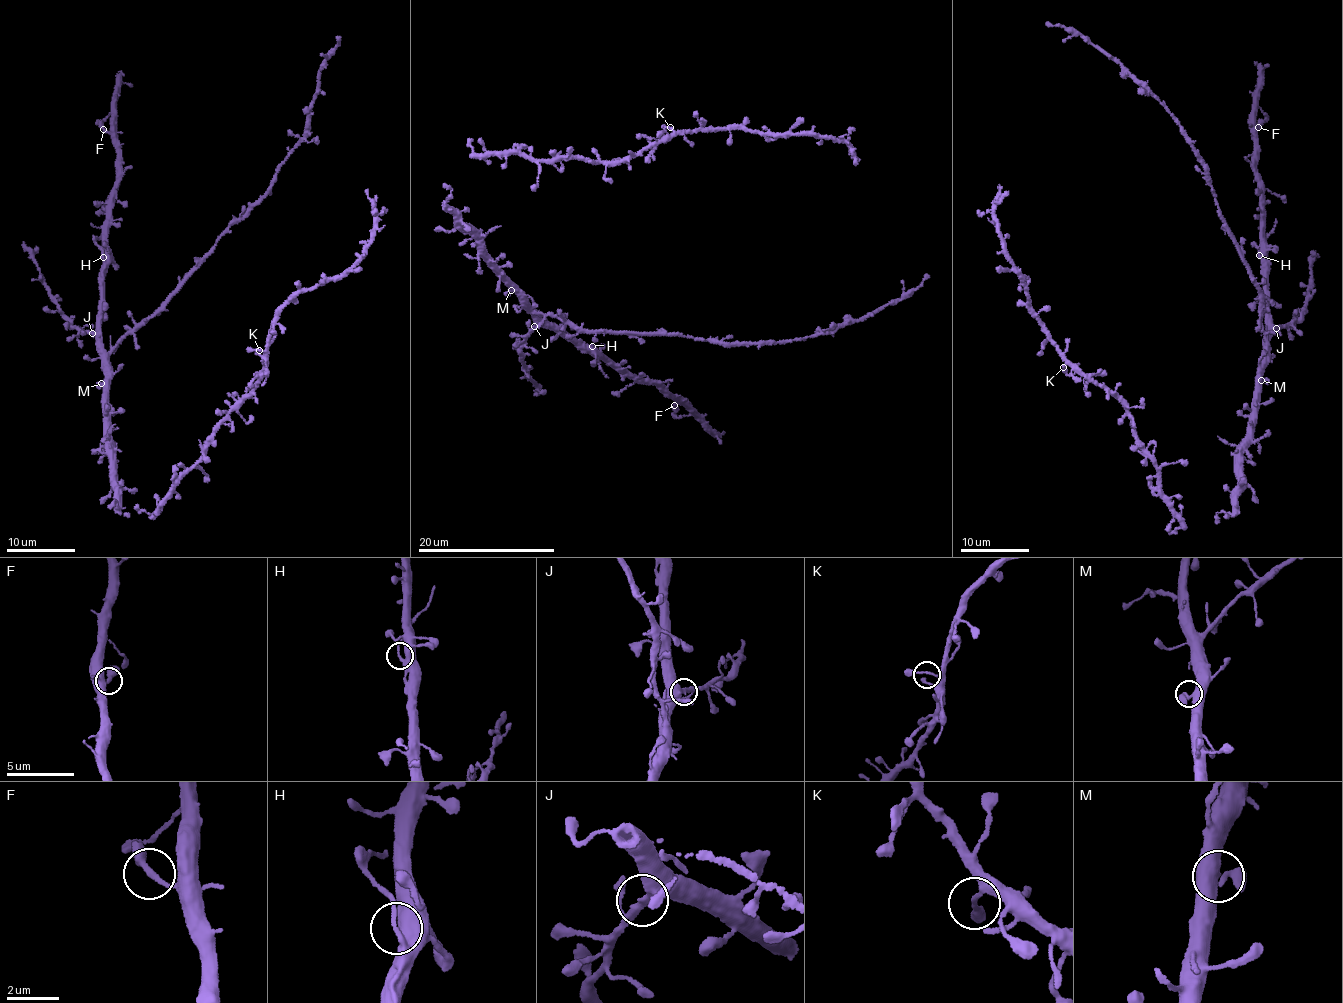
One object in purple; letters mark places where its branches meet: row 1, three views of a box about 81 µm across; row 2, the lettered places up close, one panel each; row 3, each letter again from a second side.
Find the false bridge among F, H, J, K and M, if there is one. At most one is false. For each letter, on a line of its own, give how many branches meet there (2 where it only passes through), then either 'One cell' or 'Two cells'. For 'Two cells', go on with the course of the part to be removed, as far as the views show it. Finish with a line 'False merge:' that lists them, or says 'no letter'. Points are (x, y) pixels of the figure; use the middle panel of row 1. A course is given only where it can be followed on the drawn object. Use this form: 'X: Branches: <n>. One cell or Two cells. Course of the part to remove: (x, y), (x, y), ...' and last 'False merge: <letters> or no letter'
F: Branches: 2. One cell
H: Branches: 2. Two cells. Course of the part to remove: (592, 345), (597, 348), (600, 368), (608, 377)
J: Branches: 2. One cell
K: Branches: 2. One cell
M: Branches: 2. One cell
False merge: H

